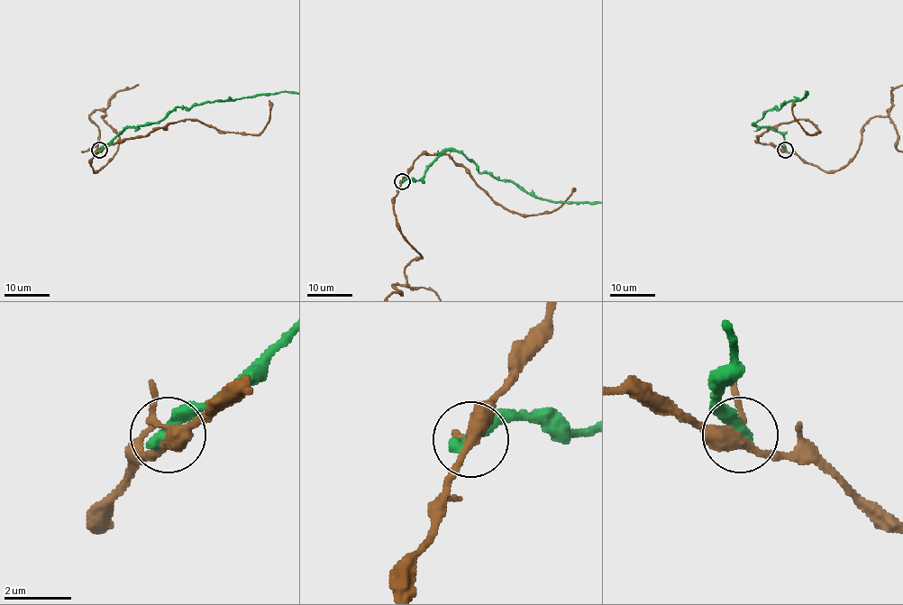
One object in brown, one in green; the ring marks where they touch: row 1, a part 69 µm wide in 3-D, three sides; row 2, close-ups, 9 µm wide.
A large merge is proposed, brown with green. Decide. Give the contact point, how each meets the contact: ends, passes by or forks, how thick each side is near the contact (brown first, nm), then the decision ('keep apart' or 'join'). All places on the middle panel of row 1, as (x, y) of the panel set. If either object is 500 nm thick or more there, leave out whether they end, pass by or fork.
at (402, 181); brown forks there; green ends there; 340 nm thick on the brown side, 440 nm on the other; keep apart

